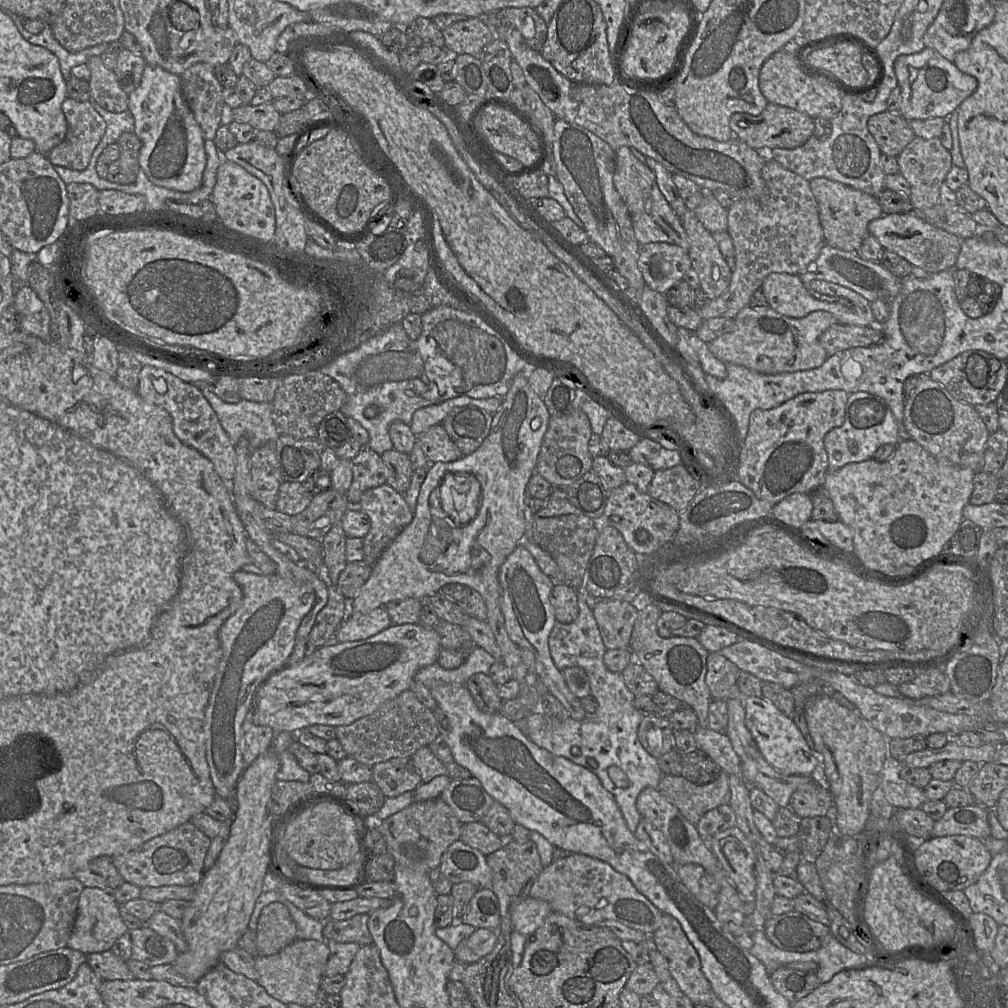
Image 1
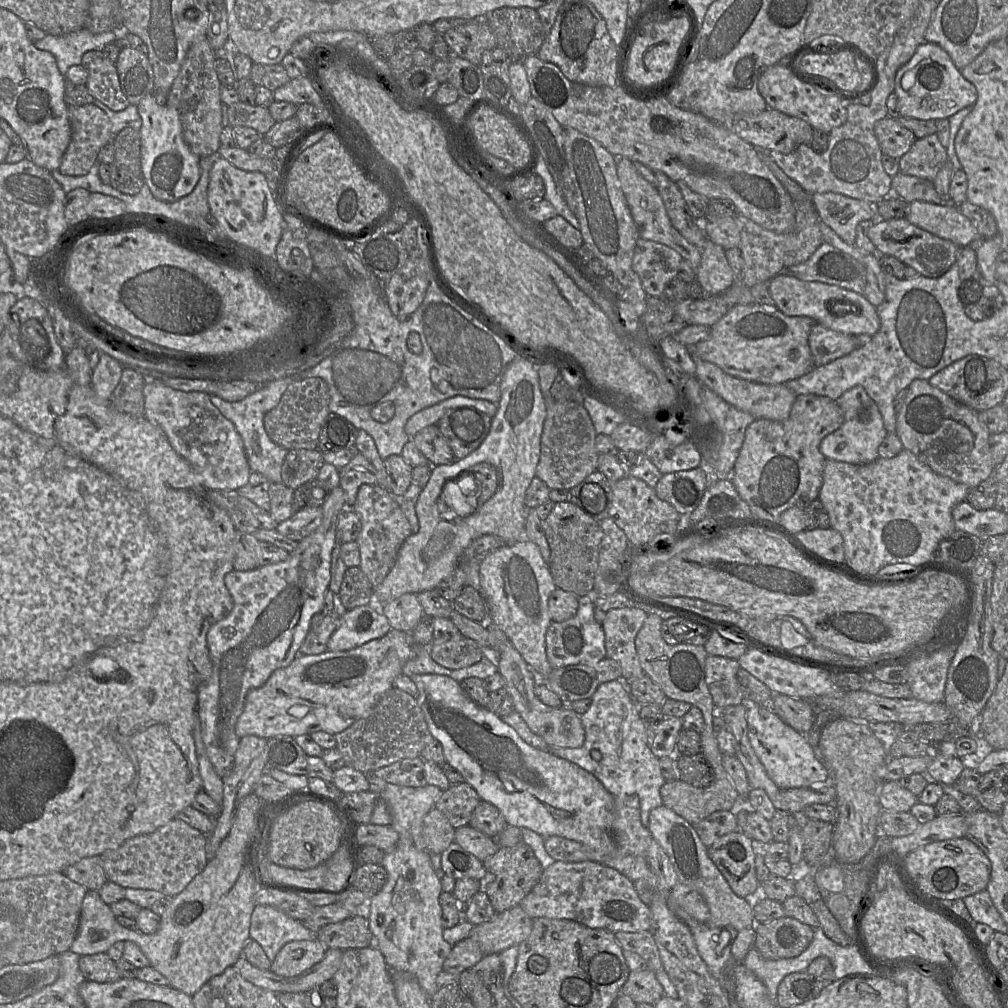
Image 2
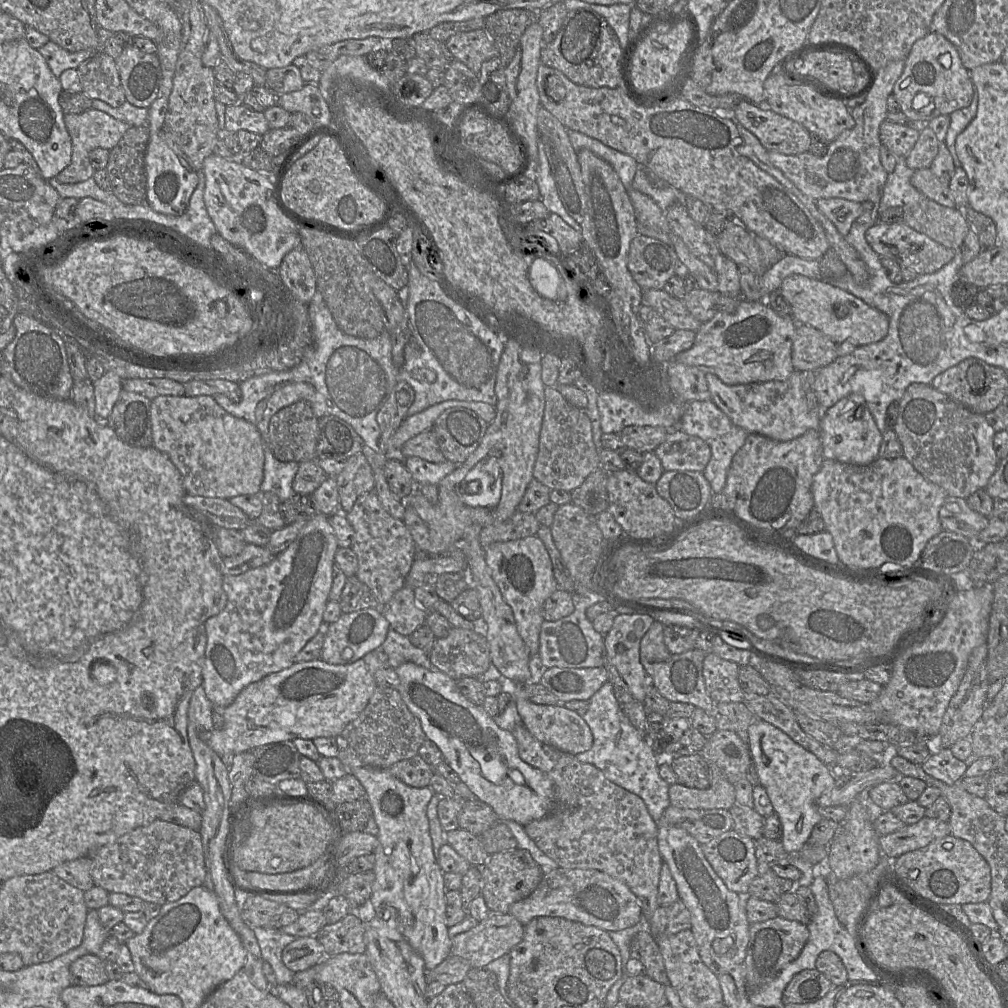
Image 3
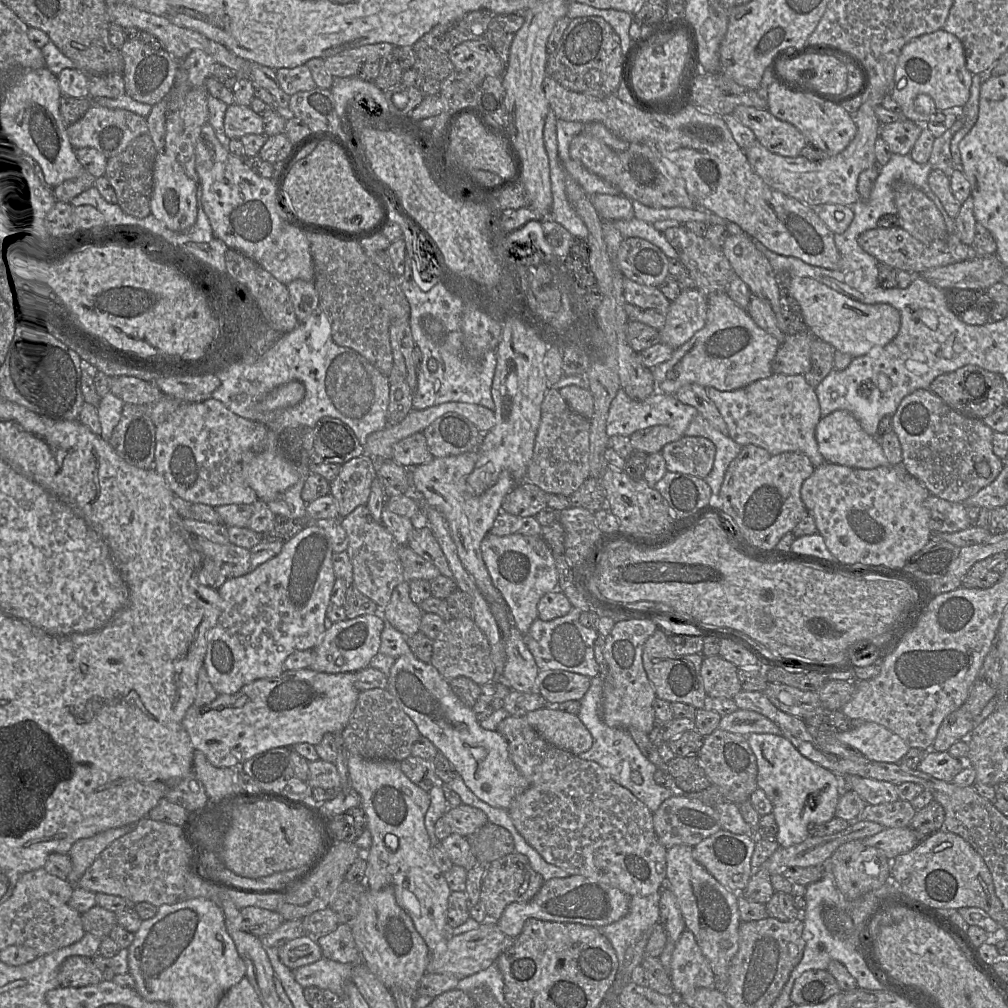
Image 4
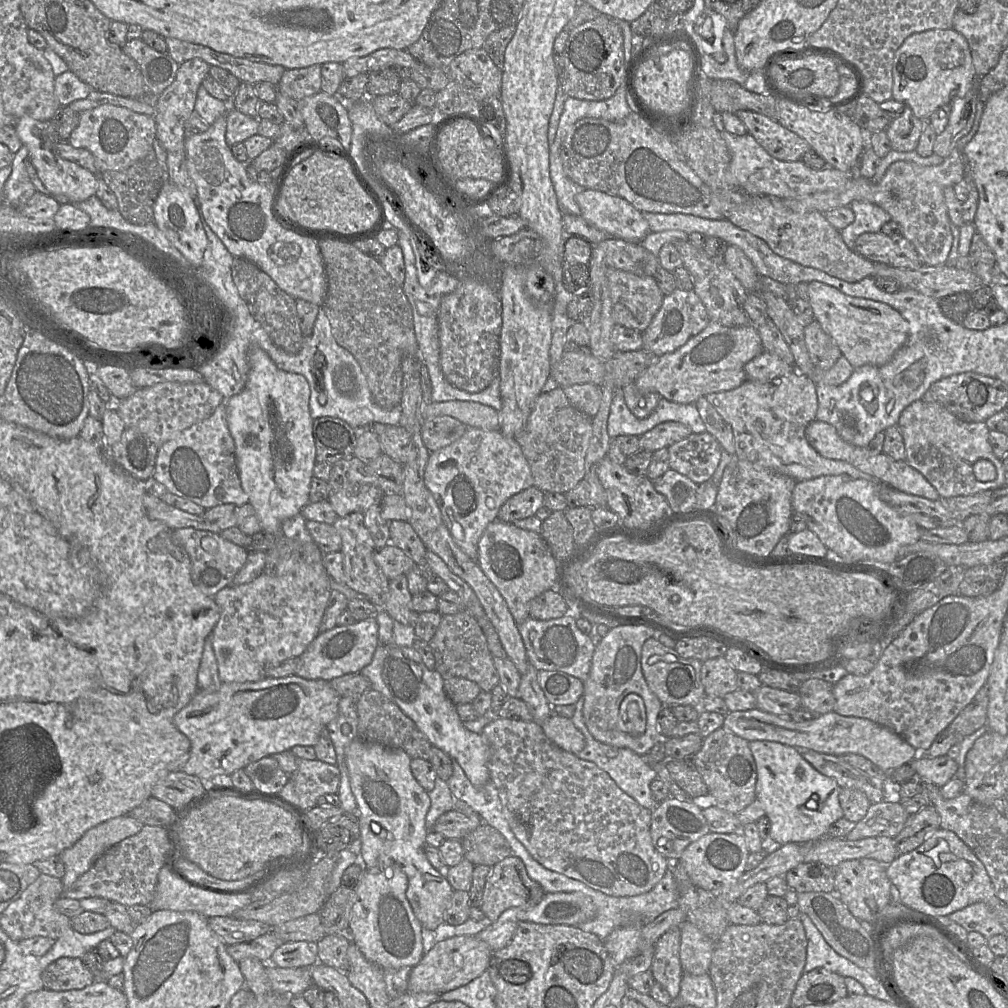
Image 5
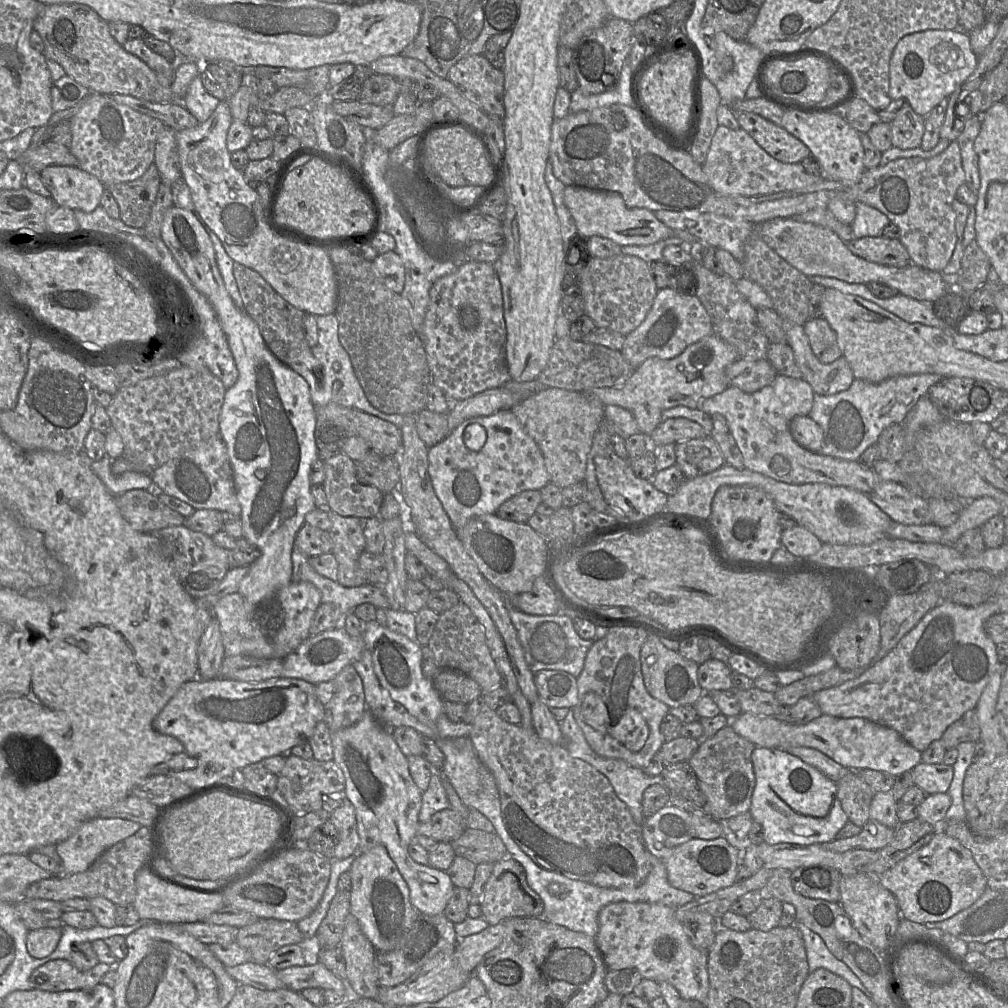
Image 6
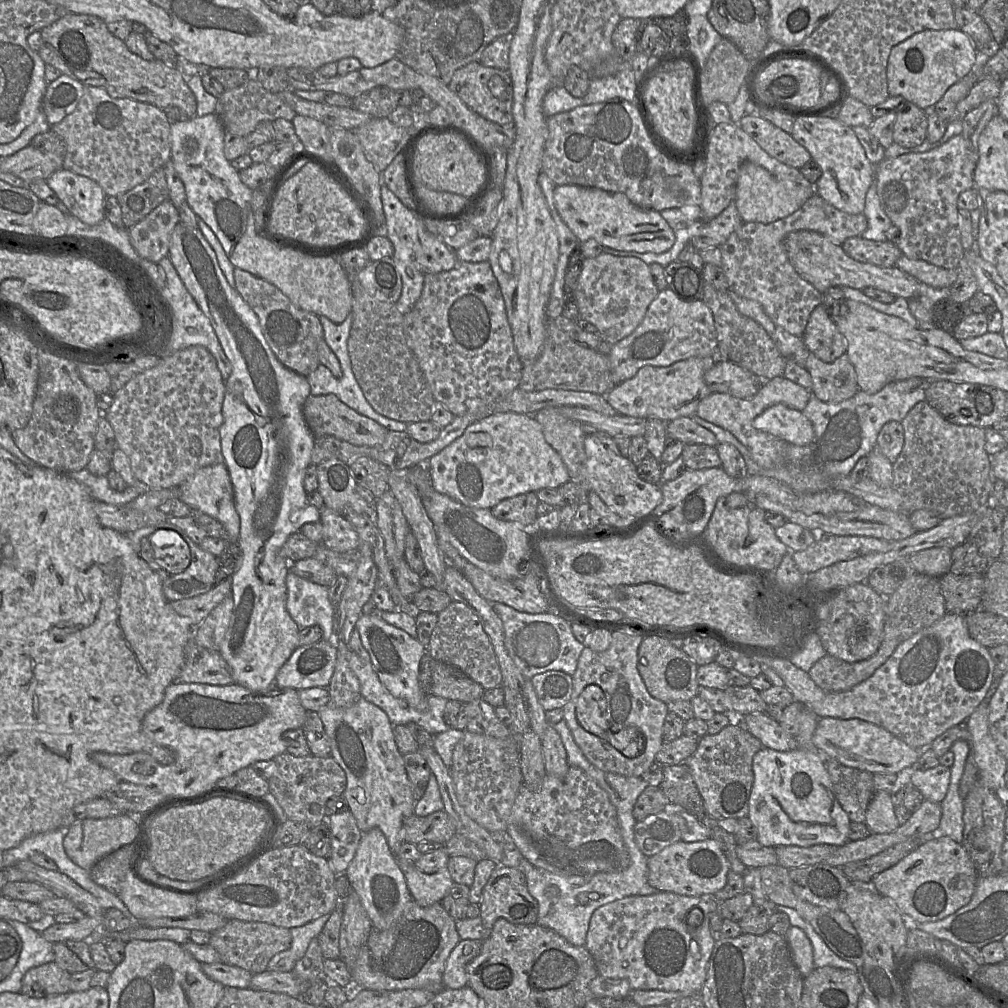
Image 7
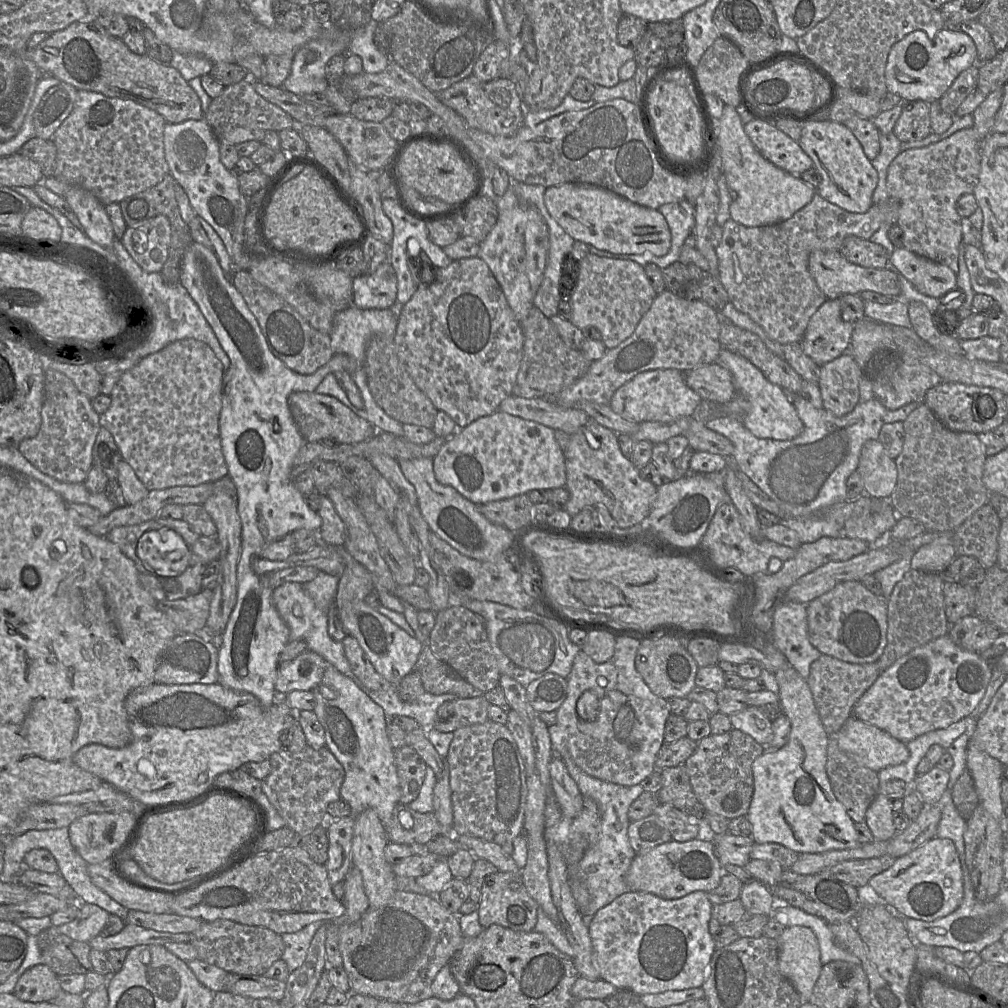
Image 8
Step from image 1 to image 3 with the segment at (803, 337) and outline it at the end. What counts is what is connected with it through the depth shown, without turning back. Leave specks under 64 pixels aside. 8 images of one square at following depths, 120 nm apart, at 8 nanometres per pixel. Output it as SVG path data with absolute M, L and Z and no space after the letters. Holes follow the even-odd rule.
M740 299L734 312L719 312L696 331L694 344L674 360L716 375L728 385L786 380L795 370L792 344L797 323L777 314L764 301Z

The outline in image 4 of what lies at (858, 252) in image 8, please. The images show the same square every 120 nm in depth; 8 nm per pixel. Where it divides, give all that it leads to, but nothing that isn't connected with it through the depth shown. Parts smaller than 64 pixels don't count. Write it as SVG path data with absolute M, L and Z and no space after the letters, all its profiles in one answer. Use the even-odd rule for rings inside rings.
M900 226L892 228L876 227L867 230L858 237L858 244L878 263L889 265L896 270L907 271L913 275L919 275L926 270L947 266L954 262L954 257L949 252L931 250Z

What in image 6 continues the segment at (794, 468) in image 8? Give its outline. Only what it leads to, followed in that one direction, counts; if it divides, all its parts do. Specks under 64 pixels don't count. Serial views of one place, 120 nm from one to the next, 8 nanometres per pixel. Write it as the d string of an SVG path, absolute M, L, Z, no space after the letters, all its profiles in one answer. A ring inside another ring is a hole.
M916 374L895 376L874 384L855 378L845 391L832 395L814 393L808 416L821 426L824 433L819 453L856 461L869 446L877 443L884 429L892 424L902 424L919 398L927 395L929 387L942 379L938 374Z

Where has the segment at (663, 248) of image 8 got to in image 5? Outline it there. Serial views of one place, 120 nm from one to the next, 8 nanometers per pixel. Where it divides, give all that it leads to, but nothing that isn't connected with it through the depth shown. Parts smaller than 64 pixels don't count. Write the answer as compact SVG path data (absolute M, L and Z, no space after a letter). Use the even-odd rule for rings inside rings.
M584 189L576 194L575 200L581 217L612 237L640 242L651 232L642 213L621 197Z

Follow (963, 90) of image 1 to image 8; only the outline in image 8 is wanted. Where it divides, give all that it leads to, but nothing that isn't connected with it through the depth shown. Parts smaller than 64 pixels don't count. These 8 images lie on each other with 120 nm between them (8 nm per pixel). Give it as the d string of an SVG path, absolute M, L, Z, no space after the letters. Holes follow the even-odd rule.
M943 29L929 37L924 31L916 30L891 47L885 71L887 90L903 100L939 101L959 74L976 62L975 43L964 32Z

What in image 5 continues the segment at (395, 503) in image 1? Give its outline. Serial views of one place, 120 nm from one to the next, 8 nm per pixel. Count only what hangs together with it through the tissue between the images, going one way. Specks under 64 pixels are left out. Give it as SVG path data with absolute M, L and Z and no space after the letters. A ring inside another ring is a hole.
M354 512L345 517L337 517L333 525L342 539L340 552L344 558L345 584L356 592L365 595L377 607L384 609L384 605L389 598L390 580L374 561L373 557L377 549L364 524L364 513Z

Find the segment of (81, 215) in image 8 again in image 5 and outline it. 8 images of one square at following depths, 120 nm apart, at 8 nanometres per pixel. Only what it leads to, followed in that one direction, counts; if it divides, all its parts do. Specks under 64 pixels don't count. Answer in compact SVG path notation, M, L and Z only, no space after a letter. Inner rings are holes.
M28 115L21 117L14 125L22 145L28 149L29 160L46 189L53 195L64 195L70 203L82 202L96 194L99 175L93 174L80 165L61 158L55 152L58 141L55 120L38 121Z

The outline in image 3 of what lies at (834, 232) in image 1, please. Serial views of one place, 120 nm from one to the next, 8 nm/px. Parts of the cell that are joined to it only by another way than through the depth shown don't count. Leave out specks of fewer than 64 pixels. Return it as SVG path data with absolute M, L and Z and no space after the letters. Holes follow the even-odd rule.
M843 198L819 199L816 200L816 206L843 237L862 213L861 203Z

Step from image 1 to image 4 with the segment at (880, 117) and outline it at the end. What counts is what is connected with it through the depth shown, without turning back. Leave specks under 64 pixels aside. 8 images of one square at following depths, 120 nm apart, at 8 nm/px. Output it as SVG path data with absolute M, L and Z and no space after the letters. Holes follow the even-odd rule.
M900 118L896 122L883 124L880 136L893 154L909 155L921 132L922 129L915 122Z

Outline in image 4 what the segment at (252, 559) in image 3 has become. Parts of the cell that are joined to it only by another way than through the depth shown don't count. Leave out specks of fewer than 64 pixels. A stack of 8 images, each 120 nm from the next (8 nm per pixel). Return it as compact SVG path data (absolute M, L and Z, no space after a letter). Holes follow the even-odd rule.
M195 537L202 554L201 583L215 589L231 578L243 576L251 571L250 549L228 543L218 544Z

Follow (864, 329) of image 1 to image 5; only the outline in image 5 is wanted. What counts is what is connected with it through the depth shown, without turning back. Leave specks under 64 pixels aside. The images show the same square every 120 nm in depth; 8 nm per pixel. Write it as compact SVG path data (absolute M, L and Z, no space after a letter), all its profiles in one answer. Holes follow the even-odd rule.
M763 351L746 363L744 370L747 380L765 383L787 375L795 368L777 355Z

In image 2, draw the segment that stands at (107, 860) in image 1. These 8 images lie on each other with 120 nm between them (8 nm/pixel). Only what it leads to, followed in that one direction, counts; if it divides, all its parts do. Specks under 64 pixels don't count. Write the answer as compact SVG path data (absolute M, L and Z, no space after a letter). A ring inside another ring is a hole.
M100 855L82 858L61 873L88 890L97 891L108 881Z

